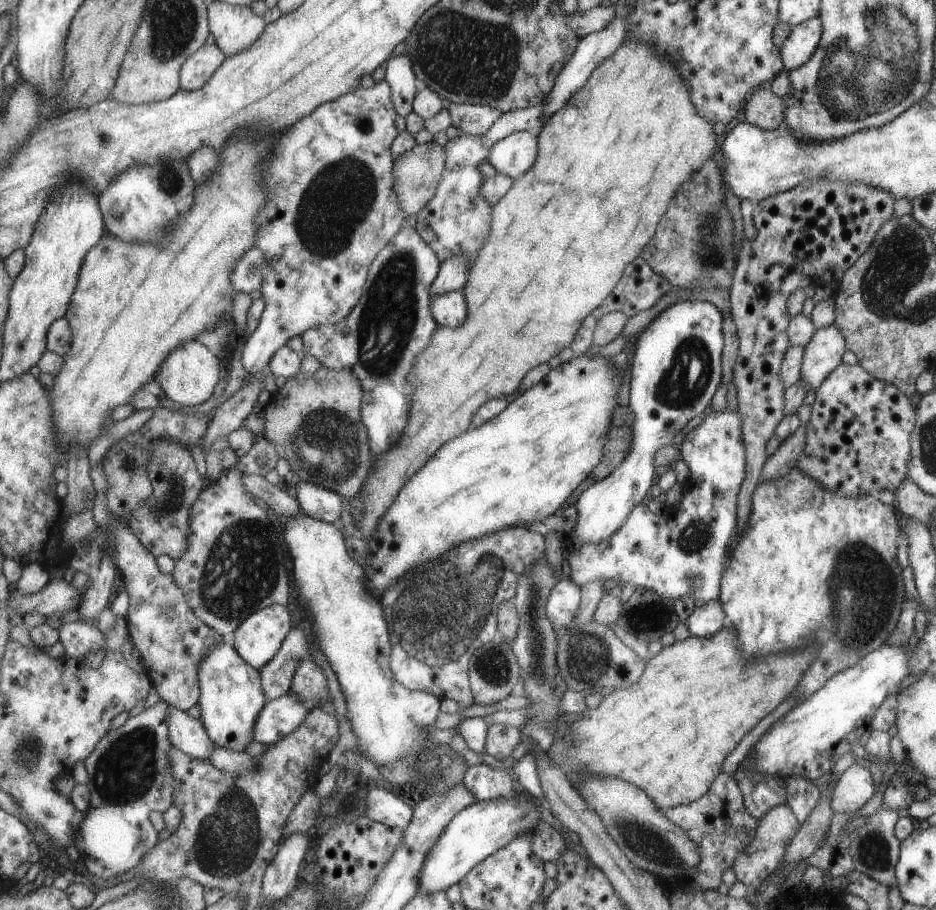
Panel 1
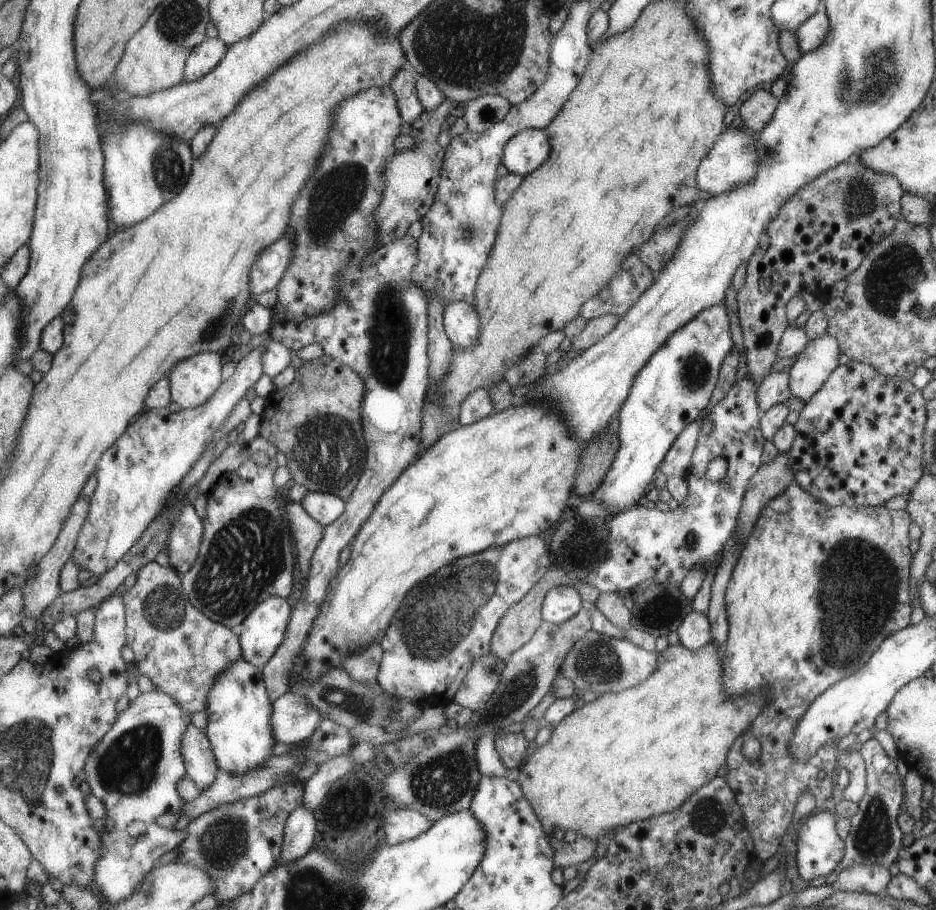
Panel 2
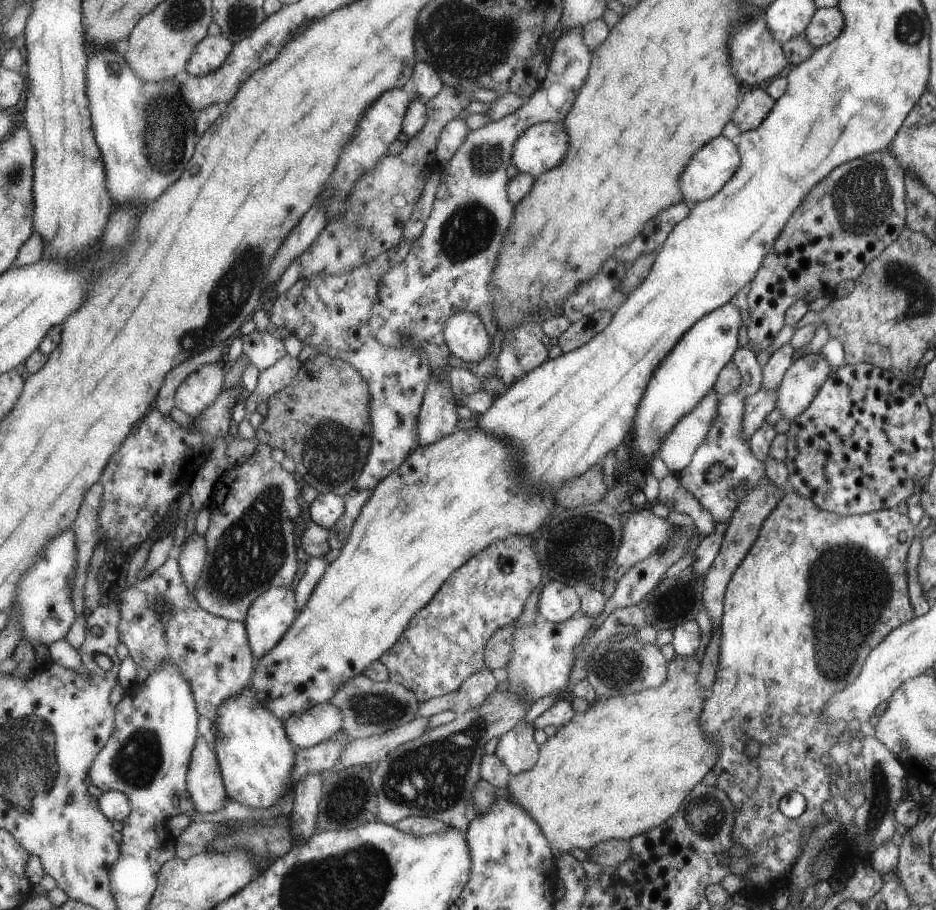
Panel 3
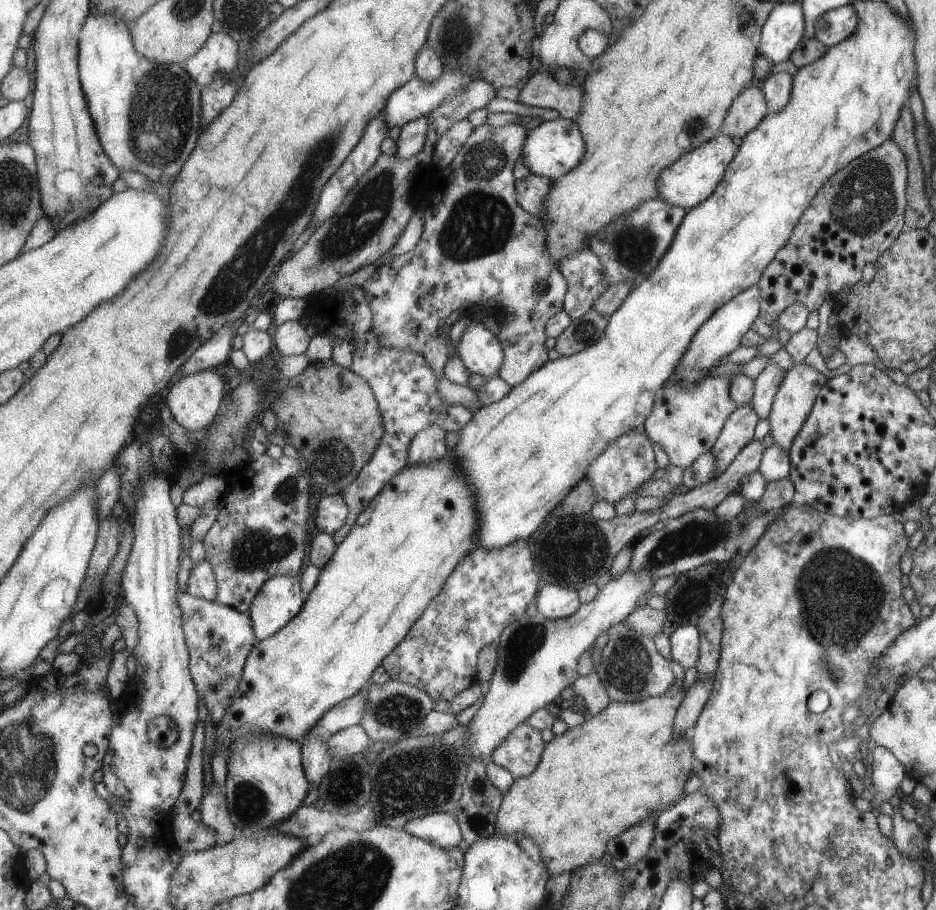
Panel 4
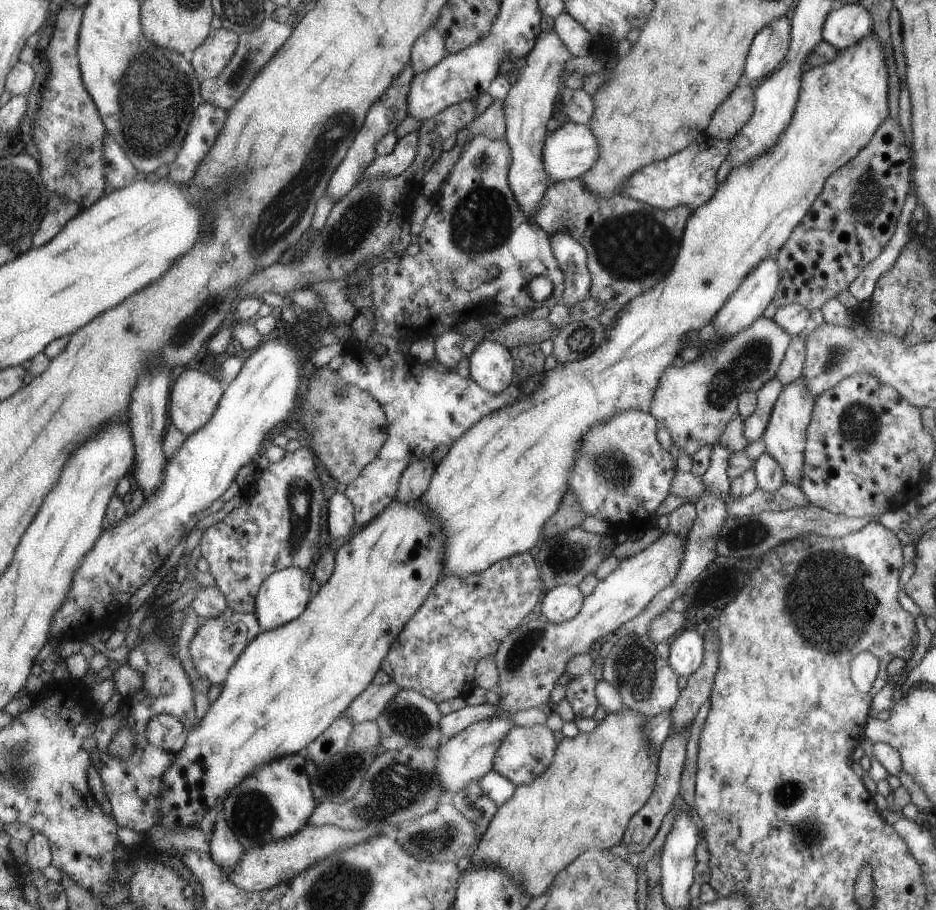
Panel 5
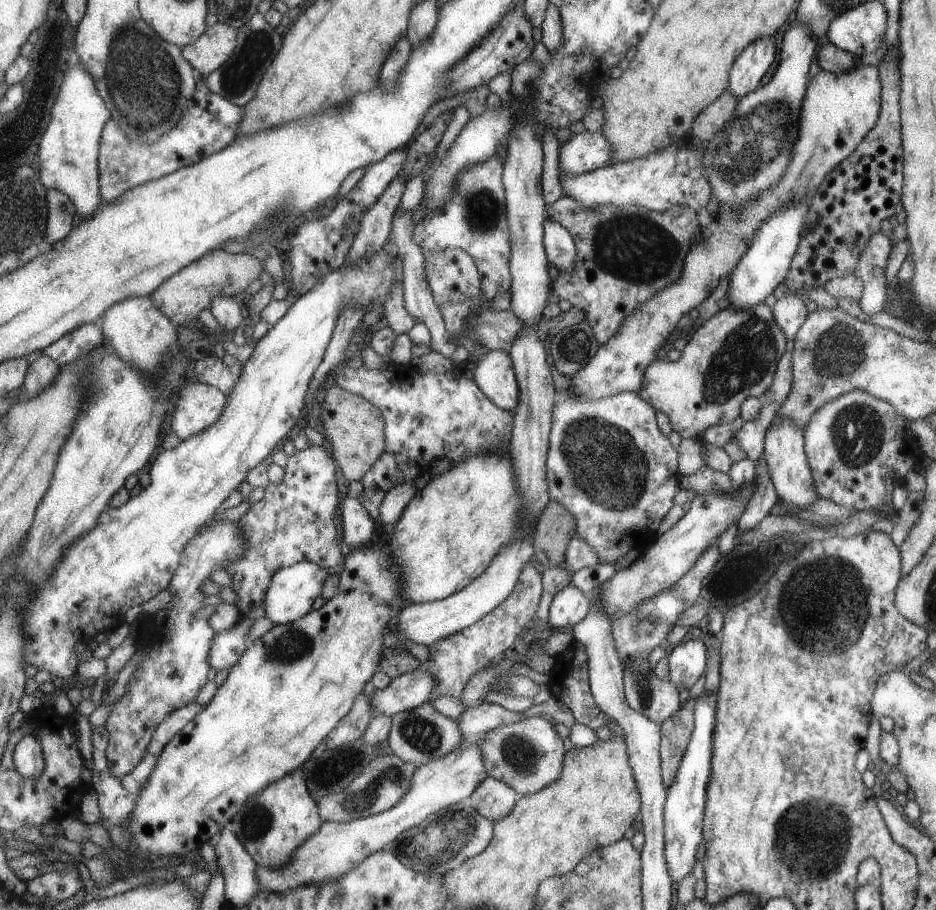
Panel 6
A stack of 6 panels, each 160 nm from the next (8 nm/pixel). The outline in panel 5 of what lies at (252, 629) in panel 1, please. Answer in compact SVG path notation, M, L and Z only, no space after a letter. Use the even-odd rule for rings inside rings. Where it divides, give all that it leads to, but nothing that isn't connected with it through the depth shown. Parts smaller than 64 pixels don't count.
M298 567L285 568L275 575L269 576L257 596L257 619L260 621L262 633L275 630L303 615L311 603L311 582L314 570L305 570Z

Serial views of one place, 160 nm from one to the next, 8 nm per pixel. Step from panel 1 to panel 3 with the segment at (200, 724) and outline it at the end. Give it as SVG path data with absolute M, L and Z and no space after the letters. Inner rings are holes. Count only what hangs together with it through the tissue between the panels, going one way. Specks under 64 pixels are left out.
M207 738L197 740L188 784L197 814L217 812L229 804L218 755Z

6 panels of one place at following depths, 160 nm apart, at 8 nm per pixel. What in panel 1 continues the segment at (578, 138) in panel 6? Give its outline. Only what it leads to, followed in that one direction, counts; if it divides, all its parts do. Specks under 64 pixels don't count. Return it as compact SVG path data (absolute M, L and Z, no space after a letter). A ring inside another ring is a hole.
M515 131L493 145L488 162L497 172L519 178L536 163L538 142L538 135L533 132Z

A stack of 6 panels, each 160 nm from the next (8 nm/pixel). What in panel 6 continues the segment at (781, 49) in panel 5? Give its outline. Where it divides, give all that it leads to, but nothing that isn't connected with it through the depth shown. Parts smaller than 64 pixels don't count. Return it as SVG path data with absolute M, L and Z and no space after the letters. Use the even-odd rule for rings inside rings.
M761 38L750 43L729 68L728 92L739 99L757 89L761 76L775 60L773 38Z

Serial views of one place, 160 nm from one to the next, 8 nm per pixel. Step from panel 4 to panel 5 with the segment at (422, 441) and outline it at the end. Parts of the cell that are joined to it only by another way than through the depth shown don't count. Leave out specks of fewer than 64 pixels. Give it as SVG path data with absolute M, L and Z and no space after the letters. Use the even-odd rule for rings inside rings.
M433 458L415 460L401 476L400 488L395 500L407 504L407 502L421 499L431 485L433 474L437 471L438 466Z

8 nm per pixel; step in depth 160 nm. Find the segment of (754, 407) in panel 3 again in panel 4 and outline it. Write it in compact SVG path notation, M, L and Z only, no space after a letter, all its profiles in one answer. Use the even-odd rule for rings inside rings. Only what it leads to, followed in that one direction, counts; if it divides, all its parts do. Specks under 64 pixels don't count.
M751 403L739 405L728 416L724 427L721 428L720 435L717 436L717 440L710 450L715 458L712 479L719 476L733 462L741 448L752 440L753 428L757 421Z

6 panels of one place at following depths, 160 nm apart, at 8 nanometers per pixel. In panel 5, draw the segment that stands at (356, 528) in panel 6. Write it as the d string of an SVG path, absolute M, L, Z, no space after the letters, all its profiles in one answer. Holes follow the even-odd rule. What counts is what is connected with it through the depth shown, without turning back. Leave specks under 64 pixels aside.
M335 493L329 500L329 531L331 539L347 536L353 530L353 526L357 525L355 516L356 509L353 502L344 493Z

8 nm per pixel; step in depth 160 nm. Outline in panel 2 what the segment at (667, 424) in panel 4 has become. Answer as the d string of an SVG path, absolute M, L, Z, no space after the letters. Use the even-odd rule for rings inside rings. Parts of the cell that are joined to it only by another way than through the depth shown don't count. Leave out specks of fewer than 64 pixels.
M698 417L697 420L693 420L692 423L689 423L688 426L677 435L675 442L671 444L667 454L661 459L659 470L663 474L666 474L668 477L672 474L681 477L686 476L686 471L690 467L692 460L693 449L696 447L696 440L699 438L700 424L702 423L702 420L703 418Z

